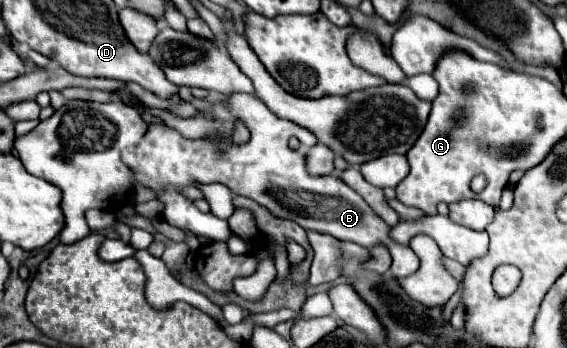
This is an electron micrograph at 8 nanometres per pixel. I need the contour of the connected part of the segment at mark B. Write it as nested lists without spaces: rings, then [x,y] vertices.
[[[235,93],[229,97],[229,111],[239,117],[251,131],[251,139],[243,145],[235,145],[231,139],[221,141],[221,137],[201,137],[187,139],[177,129],[149,123],[147,133],[135,145],[123,151],[123,163],[131,167],[135,181],[157,193],[157,201],[165,203],[161,215],[173,227],[187,229],[195,235],[205,235],[212,241],[226,241],[232,235],[227,220],[215,217],[211,212],[201,213],[191,199],[187,199],[181,189],[195,183],[223,183],[236,194],[248,197],[267,208],[277,217],[291,219],[307,231],[327,233],[335,239],[353,241],[363,247],[385,245],[393,257],[391,273],[395,277],[409,277],[419,269],[419,257],[409,245],[393,243],[389,239],[389,225],[337,175],[311,175],[307,171],[305,153],[289,147],[289,137],[317,141],[317,137],[291,121],[283,121],[273,115],[261,99],[253,95]]]

